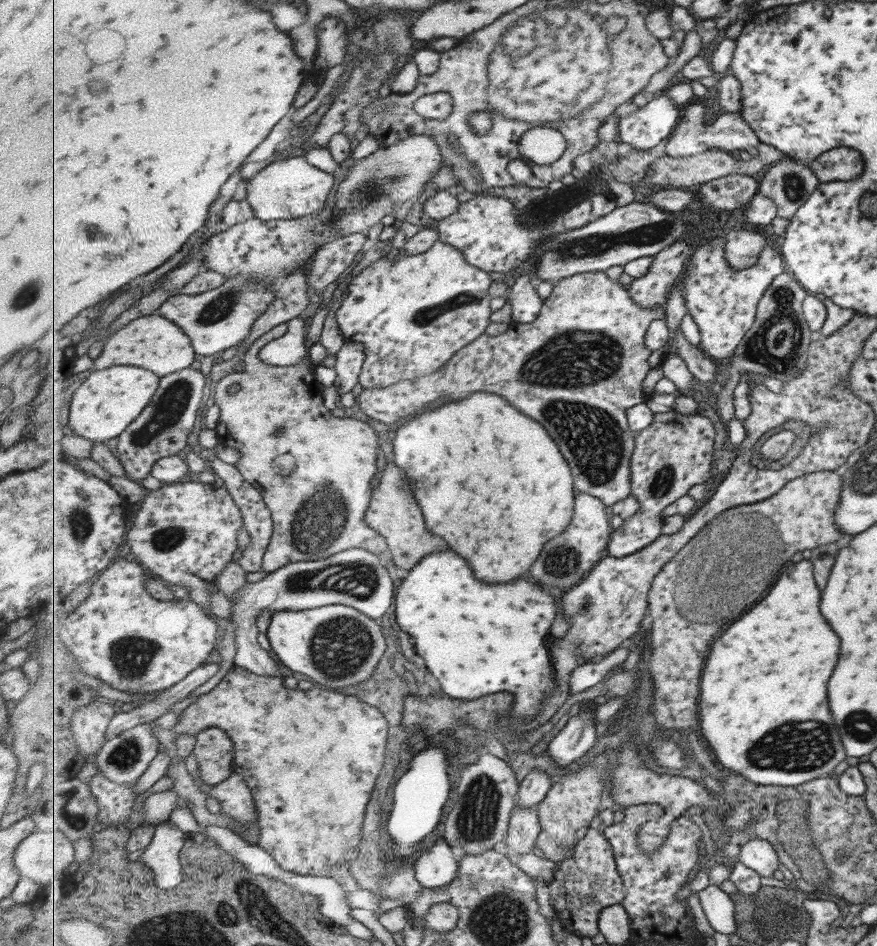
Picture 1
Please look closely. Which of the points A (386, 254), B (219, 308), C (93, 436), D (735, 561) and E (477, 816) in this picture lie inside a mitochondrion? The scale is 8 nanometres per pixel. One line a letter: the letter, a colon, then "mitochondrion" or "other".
A: other
B: mitochondrion
C: other
D: mitochondrion
E: mitochondrion

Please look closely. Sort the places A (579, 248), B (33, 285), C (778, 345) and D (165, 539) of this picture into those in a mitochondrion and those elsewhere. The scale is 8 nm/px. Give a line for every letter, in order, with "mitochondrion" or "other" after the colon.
A: mitochondrion
B: mitochondrion
C: mitochondrion
D: mitochondrion

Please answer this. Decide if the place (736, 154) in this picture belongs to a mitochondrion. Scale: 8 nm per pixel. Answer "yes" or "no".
no

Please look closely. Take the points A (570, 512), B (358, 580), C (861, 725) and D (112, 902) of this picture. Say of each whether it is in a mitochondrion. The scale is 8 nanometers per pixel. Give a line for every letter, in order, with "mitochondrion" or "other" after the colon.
A: other
B: mitochondrion
C: mitochondrion
D: other

